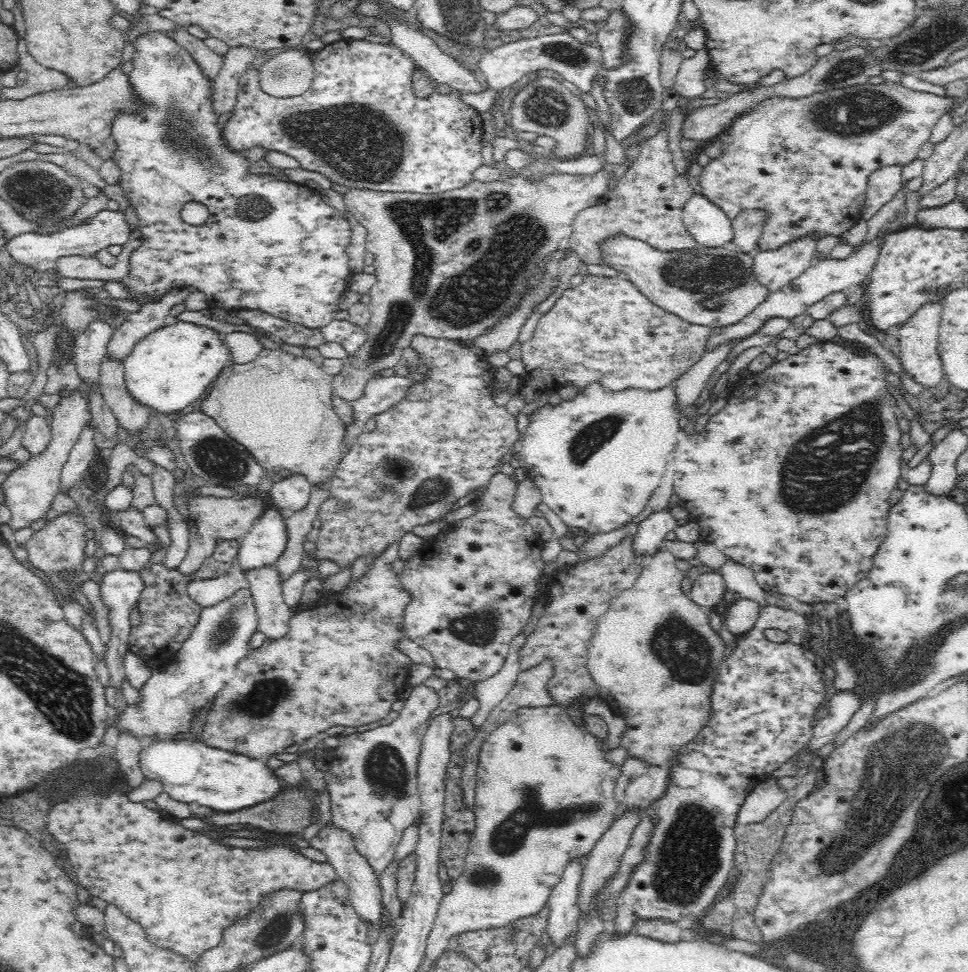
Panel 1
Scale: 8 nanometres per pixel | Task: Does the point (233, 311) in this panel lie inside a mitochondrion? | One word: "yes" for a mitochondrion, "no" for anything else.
no

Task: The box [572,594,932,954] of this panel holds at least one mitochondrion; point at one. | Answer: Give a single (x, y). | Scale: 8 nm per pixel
(681, 886)

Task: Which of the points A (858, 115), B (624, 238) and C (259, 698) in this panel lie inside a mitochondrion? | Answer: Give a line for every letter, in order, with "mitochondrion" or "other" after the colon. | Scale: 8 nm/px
A: mitochondrion
B: other
C: mitochondrion

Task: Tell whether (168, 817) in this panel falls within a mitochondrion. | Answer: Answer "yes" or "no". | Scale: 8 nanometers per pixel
no

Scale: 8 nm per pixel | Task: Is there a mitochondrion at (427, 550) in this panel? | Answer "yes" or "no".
no

